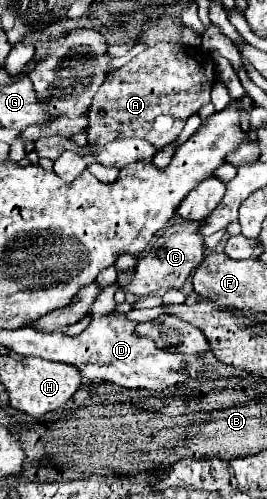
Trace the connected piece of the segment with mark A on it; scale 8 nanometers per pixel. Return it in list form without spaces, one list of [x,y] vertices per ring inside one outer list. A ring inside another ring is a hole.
[[[158,43],[142,53],[142,57],[130,61],[122,69],[106,75],[104,83],[100,85],[92,107],[90,107],[90,127],[88,127],[88,143],[94,147],[104,147],[106,143],[118,137],[142,137],[150,141],[156,149],[170,145],[186,125],[186,119],[202,105],[210,101],[210,91],[216,81],[214,61],[212,57],[202,51],[200,47],[184,47],[174,43]]]

